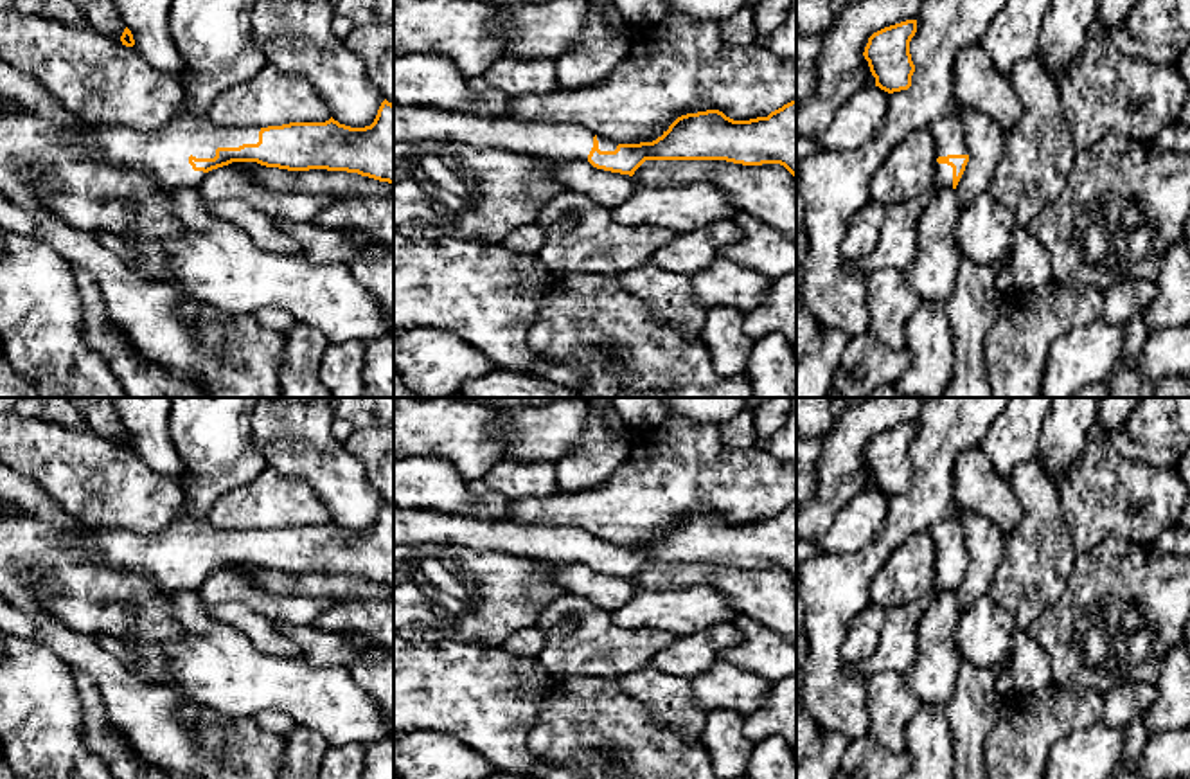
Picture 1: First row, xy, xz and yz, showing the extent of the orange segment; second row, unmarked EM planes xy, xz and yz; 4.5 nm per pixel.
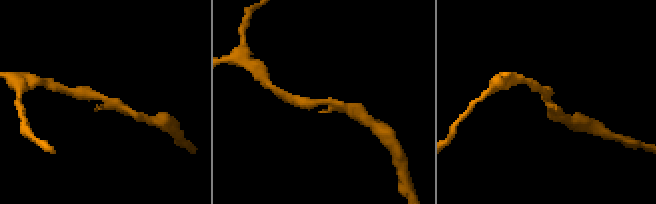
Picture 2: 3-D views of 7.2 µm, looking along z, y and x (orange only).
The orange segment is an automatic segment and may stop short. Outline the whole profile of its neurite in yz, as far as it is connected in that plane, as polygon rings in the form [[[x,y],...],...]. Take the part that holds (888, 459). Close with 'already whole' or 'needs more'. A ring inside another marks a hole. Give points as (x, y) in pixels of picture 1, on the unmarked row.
[[[906,423],[874,435],[865,450],[865,462],[875,480],[875,489],[893,497],[911,489],[915,468],[910,444],[917,435],[917,423]]]; already whole

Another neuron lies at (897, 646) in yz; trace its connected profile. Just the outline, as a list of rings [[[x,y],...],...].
[[[937,588],[908,604],[886,610],[886,622],[875,653],[861,662],[847,662],[847,671],[865,680],[881,671],[908,673],[919,651],[919,619],[935,597]]]

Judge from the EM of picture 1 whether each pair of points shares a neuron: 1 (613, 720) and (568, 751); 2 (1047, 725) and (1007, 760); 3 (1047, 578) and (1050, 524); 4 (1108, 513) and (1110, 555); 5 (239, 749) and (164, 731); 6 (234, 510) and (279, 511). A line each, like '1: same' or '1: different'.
1: same
2: same
3: same
4: different
5: same
6: same

